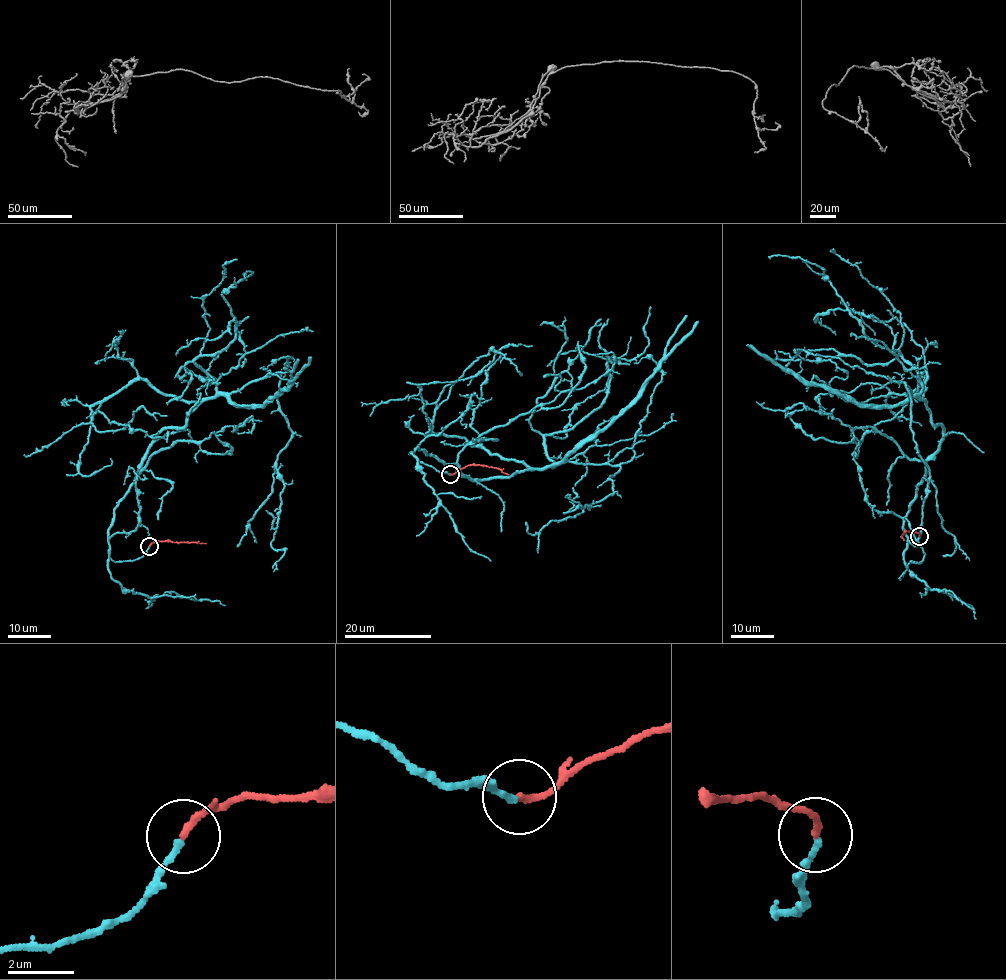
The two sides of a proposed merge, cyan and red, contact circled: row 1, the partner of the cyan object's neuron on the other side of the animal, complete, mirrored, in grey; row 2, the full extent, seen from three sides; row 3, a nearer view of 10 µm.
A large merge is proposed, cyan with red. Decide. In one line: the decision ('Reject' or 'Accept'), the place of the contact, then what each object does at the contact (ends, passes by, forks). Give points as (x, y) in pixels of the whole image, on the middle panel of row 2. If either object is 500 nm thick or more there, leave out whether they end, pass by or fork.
Accept. Place: (450, 474). At the ring cyan ends. At the ring red ends

